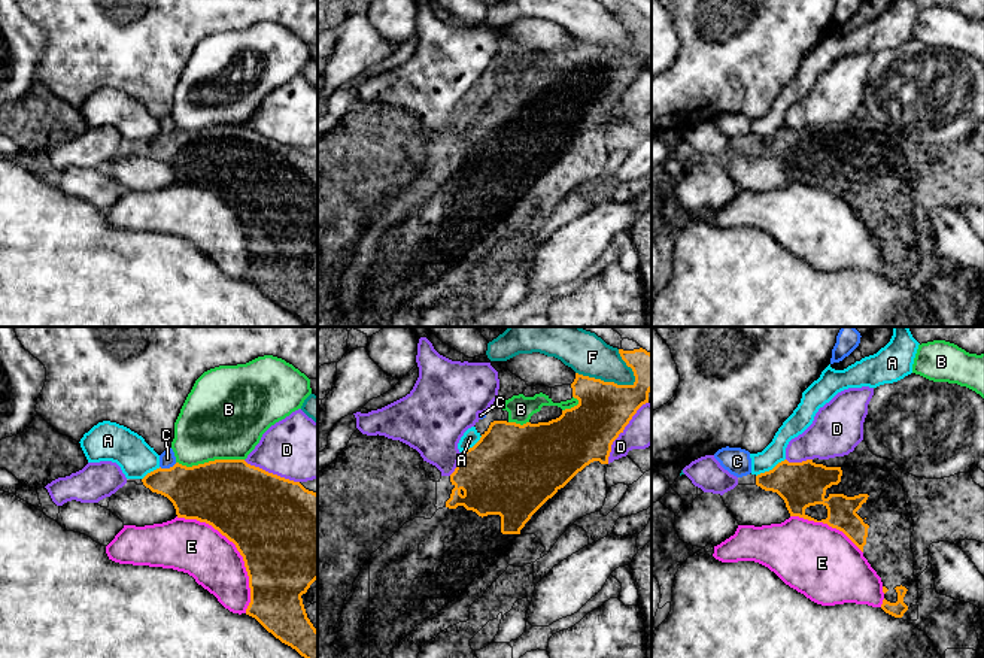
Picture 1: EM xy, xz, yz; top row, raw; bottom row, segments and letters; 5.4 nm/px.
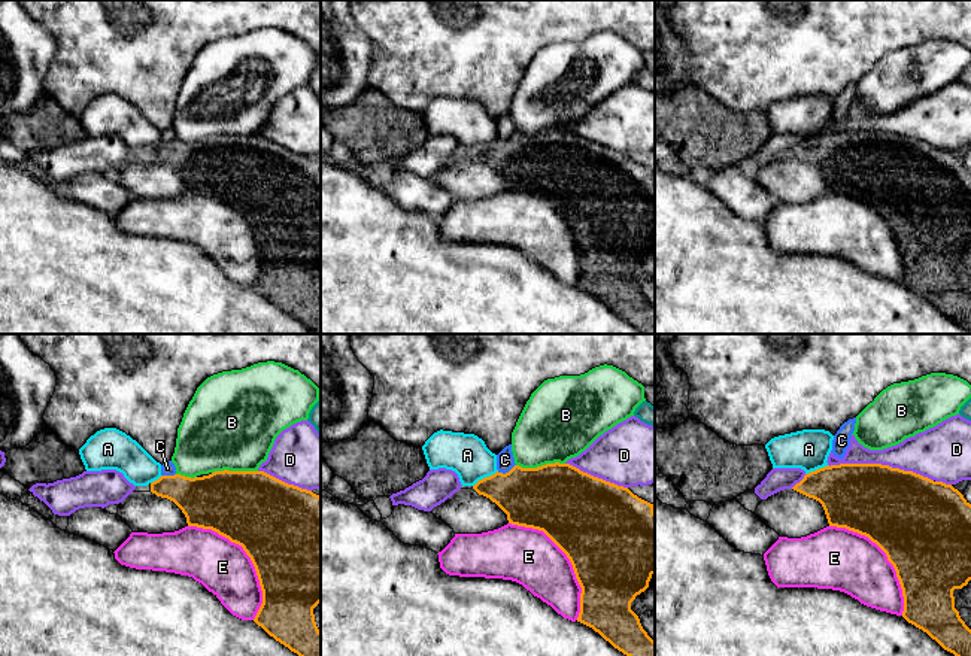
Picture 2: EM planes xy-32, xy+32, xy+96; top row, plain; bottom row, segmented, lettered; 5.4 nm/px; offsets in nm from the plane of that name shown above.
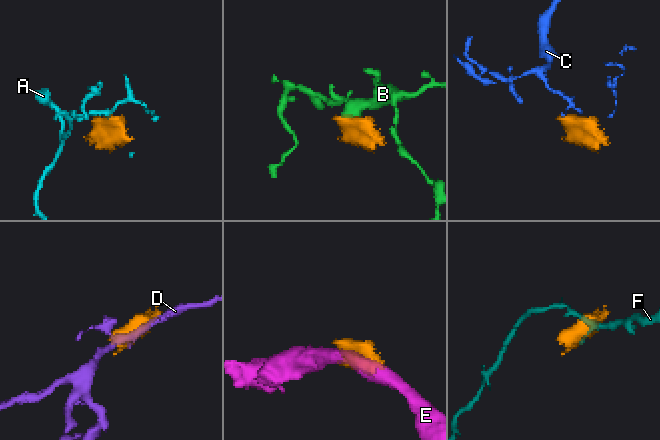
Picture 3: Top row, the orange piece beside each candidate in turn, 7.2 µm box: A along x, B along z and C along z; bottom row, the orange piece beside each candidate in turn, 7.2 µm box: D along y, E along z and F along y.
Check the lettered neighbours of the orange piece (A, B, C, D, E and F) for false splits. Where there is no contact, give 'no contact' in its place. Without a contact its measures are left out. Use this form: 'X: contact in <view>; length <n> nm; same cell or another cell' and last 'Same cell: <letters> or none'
A: contact in yz; length 190 nm; another cell
B: contact in xy; length 360 nm; another cell
C: contact in xy; length 100 nm; another cell
D: contact in xz; length 400 nm; another cell
E: contact in xy; length 650 nm; another cell
F: contact in xz; length 340 nm; another cell
Same cell: none

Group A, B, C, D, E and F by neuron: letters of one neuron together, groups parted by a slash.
A / B / C / D / E / F

